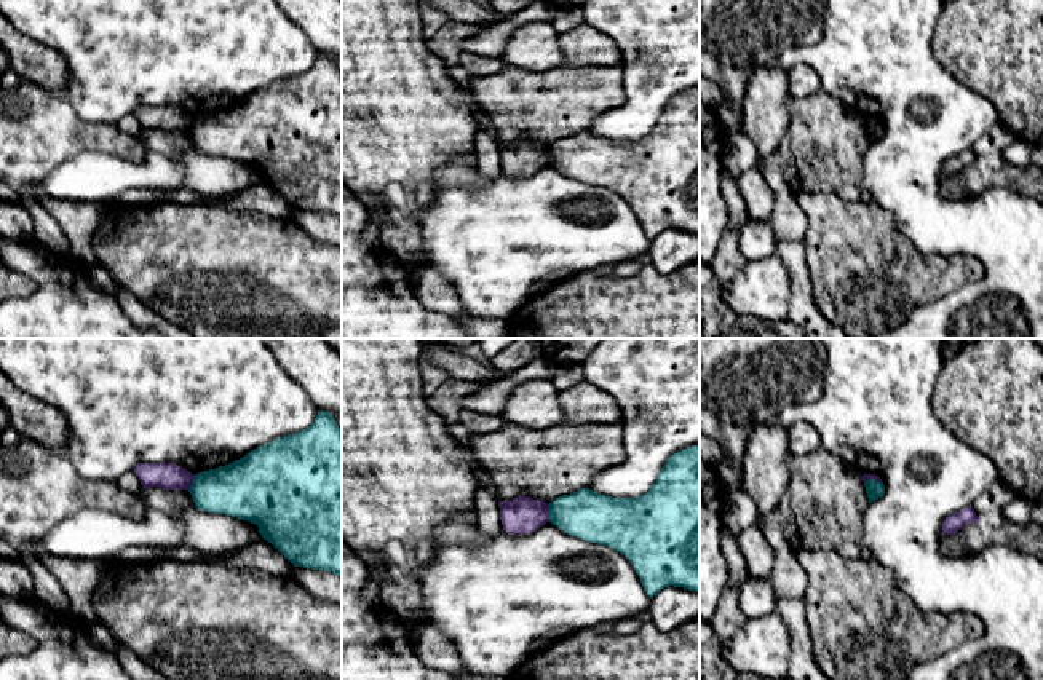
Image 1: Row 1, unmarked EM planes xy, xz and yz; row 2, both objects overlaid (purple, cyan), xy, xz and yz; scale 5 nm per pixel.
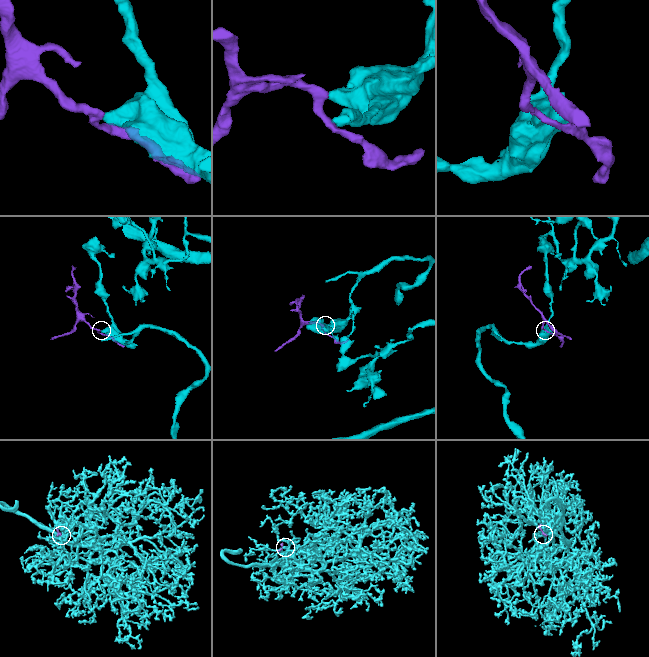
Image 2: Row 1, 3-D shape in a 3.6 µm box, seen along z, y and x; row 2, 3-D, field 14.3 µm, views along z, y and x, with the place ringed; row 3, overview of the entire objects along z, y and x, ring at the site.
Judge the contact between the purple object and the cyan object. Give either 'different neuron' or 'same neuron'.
different neuron

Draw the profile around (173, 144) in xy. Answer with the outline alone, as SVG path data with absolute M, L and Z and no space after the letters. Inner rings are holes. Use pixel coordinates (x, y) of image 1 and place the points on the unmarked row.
M145 131L144 145L149 152L163 150L168 156L174 160L188 150L195 150L193 140L188 132Z

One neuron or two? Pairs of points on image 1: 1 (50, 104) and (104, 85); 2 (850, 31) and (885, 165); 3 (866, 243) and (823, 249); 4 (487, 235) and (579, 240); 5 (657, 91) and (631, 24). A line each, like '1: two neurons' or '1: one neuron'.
1: two neurons
2: one neuron
3: one neuron
4: one neuron
5: one neuron

